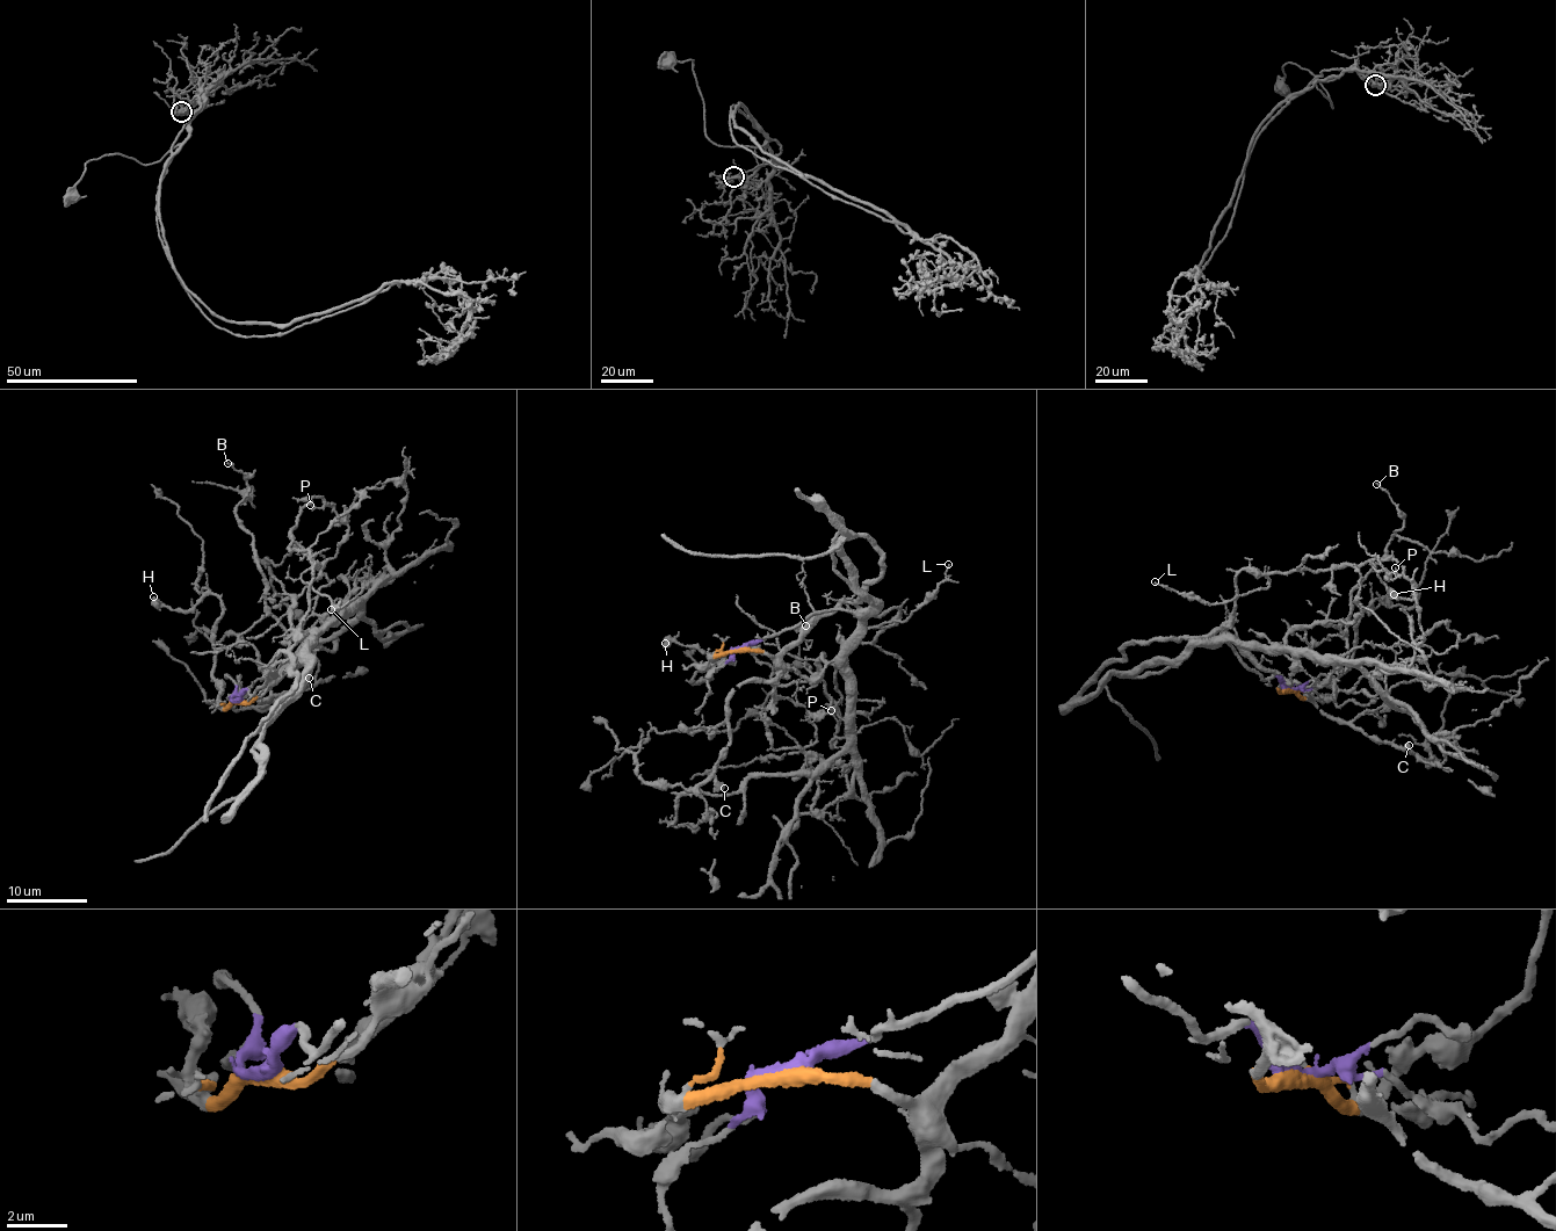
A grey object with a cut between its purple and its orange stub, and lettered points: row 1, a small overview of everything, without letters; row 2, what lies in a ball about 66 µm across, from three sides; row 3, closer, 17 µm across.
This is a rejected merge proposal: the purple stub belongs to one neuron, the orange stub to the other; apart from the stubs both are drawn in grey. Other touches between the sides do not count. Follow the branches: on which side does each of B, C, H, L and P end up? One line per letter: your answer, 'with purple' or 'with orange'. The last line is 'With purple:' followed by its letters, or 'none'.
B: with orange
C: with orange
H: with orange
L: with orange
P: with orange
With purple: none

